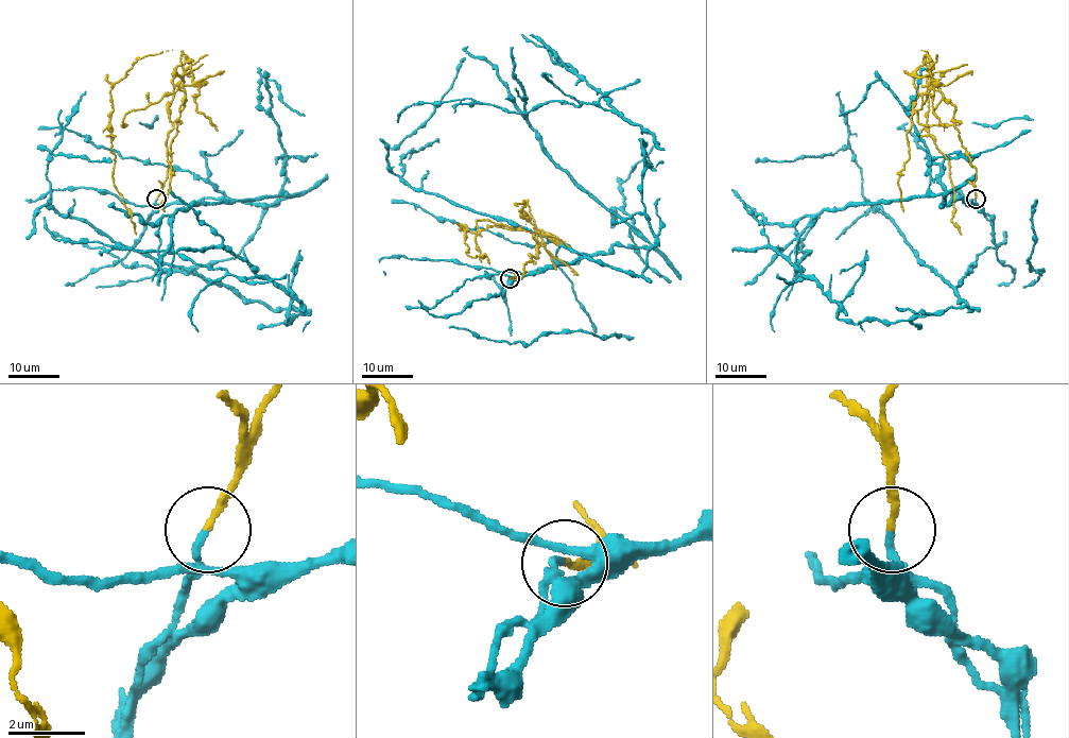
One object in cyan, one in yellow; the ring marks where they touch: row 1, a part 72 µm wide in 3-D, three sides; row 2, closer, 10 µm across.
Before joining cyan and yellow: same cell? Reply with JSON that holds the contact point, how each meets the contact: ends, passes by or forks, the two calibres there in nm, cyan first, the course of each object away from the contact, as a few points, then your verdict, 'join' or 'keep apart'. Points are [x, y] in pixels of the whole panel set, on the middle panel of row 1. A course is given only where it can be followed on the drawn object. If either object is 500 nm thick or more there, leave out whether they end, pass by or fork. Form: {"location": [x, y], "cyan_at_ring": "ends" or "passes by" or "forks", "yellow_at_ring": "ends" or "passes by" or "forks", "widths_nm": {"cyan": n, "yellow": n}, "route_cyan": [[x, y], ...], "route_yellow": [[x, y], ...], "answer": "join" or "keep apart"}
{"location": [510, 278], "cyan_at_ring": "ends", "yellow_at_ring": "ends", "widths_nm": {"cyan": 190, "yellow": 180}, "route_cyan": [[510, 278], [649, 245], [550, 157], [527, 98], [653, 136], [640, 276], [413, 189], [400, 143], [465, 57]], "route_yellow": [[510, 278], [537, 258], [528, 230], [477, 220], [475, 232], [465, 230], [466, 253], [489, 264]], "answer": "keep apart"}

